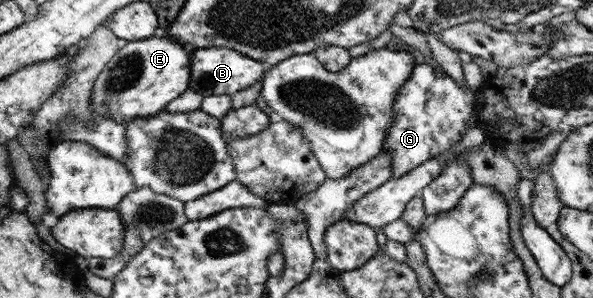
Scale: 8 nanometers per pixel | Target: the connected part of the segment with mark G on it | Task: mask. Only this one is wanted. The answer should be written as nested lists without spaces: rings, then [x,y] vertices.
[[[427,63],[416,65],[411,79],[396,97],[396,116],[392,117],[388,136],[384,137],[382,153],[393,154],[393,178],[405,176],[461,141],[477,102],[474,96],[445,72]]]

